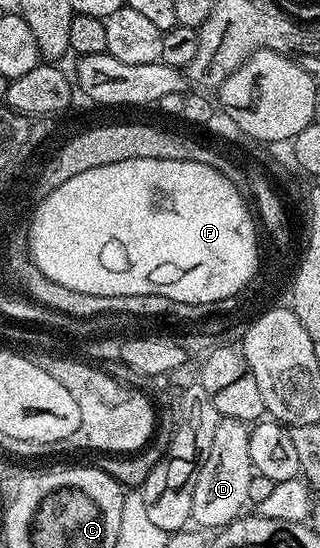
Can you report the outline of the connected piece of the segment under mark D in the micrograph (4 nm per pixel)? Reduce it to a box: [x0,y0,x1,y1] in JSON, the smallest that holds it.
[191,417,255,531]

